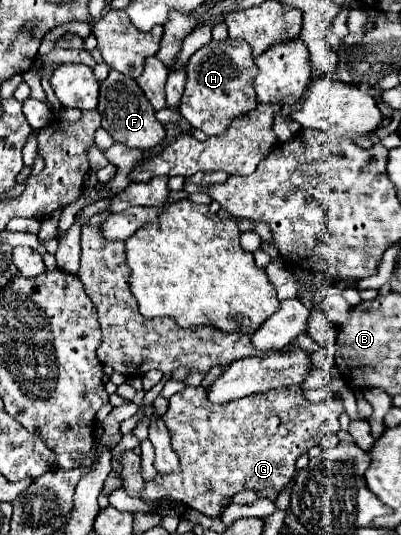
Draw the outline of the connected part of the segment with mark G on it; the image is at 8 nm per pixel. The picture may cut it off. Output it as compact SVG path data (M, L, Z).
M299 386L277 388L267 394L255 394L239 398L227 404L209 402L205 388L185 388L183 392L169 398L169 410L163 420L171 430L171 444L179 456L179 470L173 474L157 474L151 482L143 486L139 498L145 502L173 500L187 508L199 510L205 516L219 518L225 504L243 490L257 492L259 498L275 500L281 490L291 482L295 474L295 460L305 454L311 446L317 446L323 436L339 432L339 414L343 412L341 402L307 402Z

